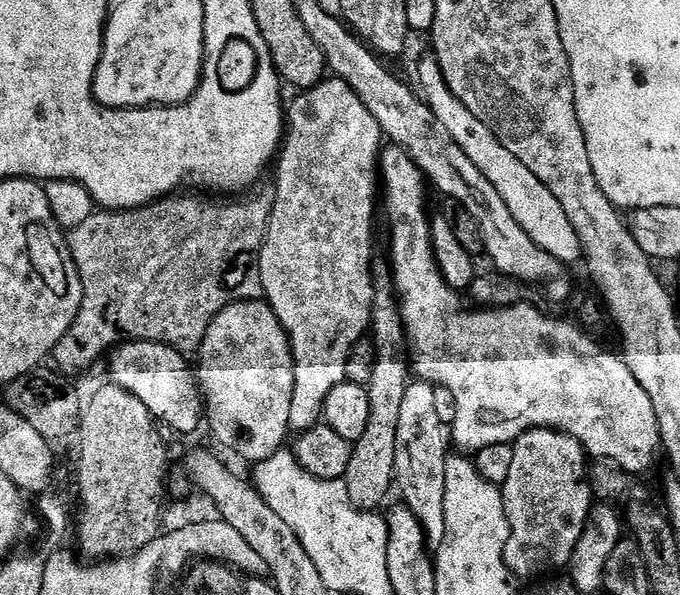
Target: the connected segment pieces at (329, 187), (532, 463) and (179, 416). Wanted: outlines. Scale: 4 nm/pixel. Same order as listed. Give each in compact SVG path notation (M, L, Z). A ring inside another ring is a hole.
M325 78L313 84L296 101L290 104L290 123L286 128L286 139L278 153L276 168L276 201L271 201L272 214L268 223L268 233L260 251L264 255L264 277L261 282L266 303L274 310L288 336L356 336L352 345L357 347L365 337L372 323L372 303L376 293L376 285L372 283L372 219L376 216L376 188L378 192L378 169L382 164L380 140L382 133L374 114L366 110L362 98L354 94L354 90L344 80Z
M536 428L519 436L510 451L512 460L507 463L508 477L502 485L510 530L509 541L504 550L504 564L517 577L540 576L543 572L567 569L594 507L592 488L588 485L588 464L584 461L586 449L579 440L564 432Z
M128 340L121 343L111 353L111 380L124 388L125 393L141 400L155 416L161 416L180 428L196 428L202 420L196 417L196 407L202 404L198 395L198 380L188 369L183 355L166 344L157 344L155 340Z

